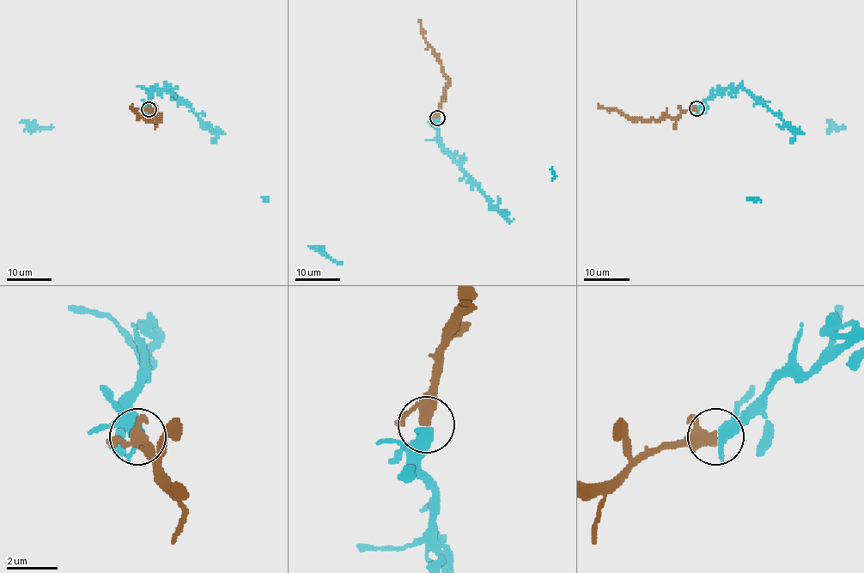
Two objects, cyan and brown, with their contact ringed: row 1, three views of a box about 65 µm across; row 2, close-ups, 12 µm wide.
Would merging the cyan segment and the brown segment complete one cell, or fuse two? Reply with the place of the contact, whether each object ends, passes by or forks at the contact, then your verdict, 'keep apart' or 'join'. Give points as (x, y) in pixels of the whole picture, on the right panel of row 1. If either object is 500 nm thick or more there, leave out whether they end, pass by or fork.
at (696, 108); join

